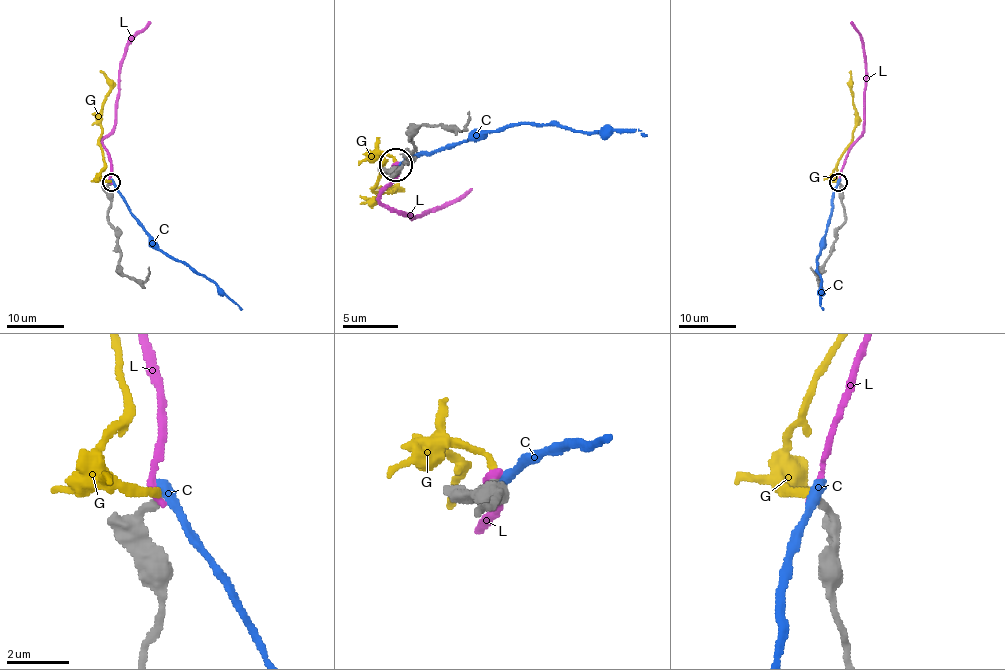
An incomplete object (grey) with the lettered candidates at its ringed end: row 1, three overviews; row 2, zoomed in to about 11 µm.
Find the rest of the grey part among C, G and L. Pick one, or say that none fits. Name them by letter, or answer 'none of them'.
G

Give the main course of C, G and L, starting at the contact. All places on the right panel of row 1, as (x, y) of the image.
C: (838, 182), (825, 246), (816, 262), (823, 309)
G: (838, 182), (832, 179), (833, 169), (851, 142), (855, 126), (849, 71)
L: (838, 182), (848, 149), (864, 126), (864, 44), (851, 22)

